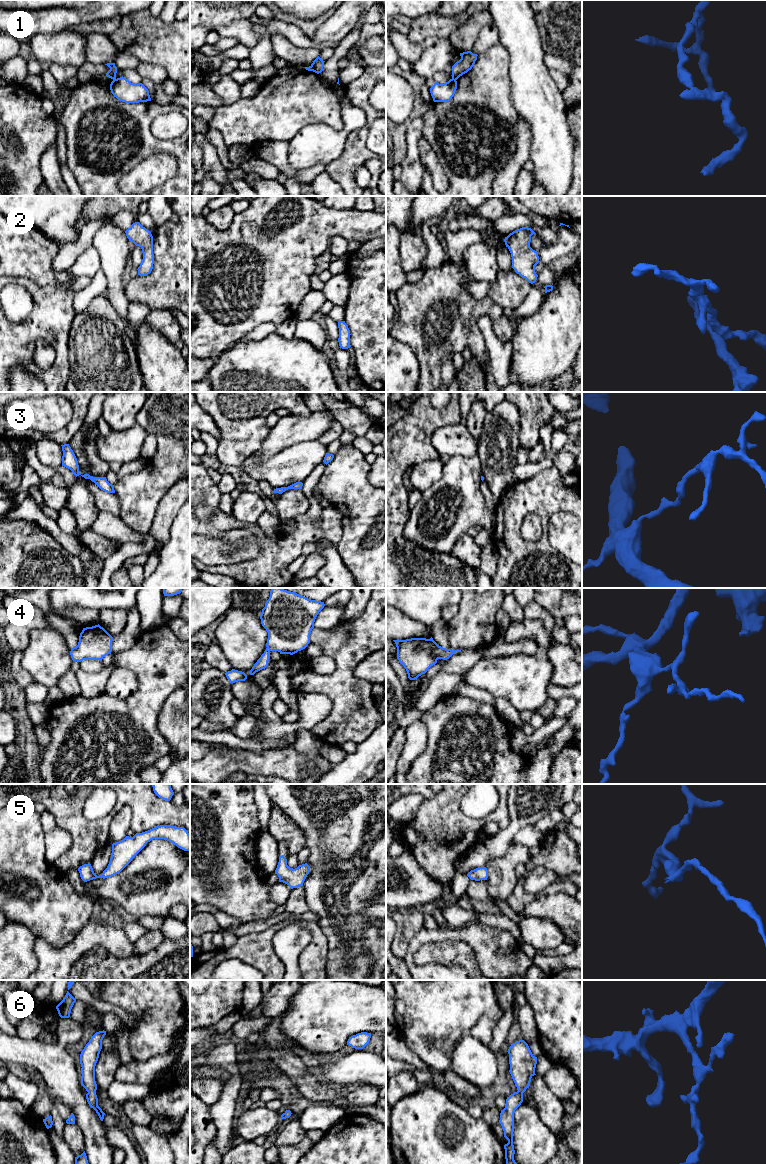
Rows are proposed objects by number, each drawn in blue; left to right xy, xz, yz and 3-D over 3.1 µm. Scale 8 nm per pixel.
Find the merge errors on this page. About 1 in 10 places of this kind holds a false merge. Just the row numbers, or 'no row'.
1

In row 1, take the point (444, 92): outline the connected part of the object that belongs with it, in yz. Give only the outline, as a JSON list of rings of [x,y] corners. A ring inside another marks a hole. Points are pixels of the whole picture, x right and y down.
[[[450,79],[444,84],[437,82],[430,88],[430,93],[434,102],[447,102],[452,99],[457,89],[457,81]]]

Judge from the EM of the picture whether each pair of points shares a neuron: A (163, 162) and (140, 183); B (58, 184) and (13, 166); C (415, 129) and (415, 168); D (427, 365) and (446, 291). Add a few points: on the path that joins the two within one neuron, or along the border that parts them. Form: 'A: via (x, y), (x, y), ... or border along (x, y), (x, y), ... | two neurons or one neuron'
A: via (157, 168), (146, 177) | one neuron
B: border along (41, 155), (41, 175), (44, 183) | two neurons
C: via (413, 139), (413, 158) | one neuron
D: via (432, 347), (438, 309) | one neuron

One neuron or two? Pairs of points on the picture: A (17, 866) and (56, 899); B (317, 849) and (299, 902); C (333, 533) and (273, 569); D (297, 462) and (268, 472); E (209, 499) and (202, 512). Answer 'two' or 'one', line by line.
A: one
B: two
C: one
D: one
E: one

